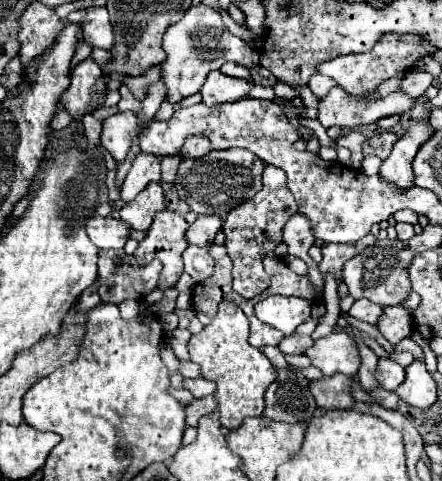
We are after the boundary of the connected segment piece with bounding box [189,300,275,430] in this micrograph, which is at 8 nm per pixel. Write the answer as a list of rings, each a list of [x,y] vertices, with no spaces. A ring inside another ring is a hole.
[[[225,300],[219,304],[219,312],[211,324],[207,324],[199,334],[193,334],[189,340],[191,362],[201,366],[201,374],[207,380],[217,384],[215,398],[219,400],[221,424],[229,430],[239,428],[245,418],[263,414],[263,394],[267,386],[275,380],[275,370],[265,354],[249,344],[249,322],[243,310]]]

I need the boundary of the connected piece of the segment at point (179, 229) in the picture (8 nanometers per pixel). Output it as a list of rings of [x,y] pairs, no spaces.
[[[161,210],[143,242],[139,242],[139,248],[135,250],[135,258],[139,264],[147,264],[153,258],[159,258],[163,262],[161,282],[159,288],[167,290],[175,286],[179,276],[183,274],[183,250],[189,246],[189,240],[185,238],[185,232],[189,228],[189,222],[185,216],[173,210]]]

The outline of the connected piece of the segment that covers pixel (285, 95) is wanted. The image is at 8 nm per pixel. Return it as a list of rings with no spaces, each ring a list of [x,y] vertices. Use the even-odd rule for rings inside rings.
[[[278,81],[274,86],[275,98],[279,101],[275,101],[280,103],[281,100],[290,102],[295,97],[299,97],[298,92],[287,85],[286,83]]]

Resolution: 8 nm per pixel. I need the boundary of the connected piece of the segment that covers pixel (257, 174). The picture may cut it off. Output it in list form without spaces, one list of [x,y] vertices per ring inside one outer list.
[[[211,150],[199,160],[183,160],[177,172],[177,192],[195,214],[217,214],[221,218],[245,200],[251,200],[261,188],[265,162],[249,150]]]

